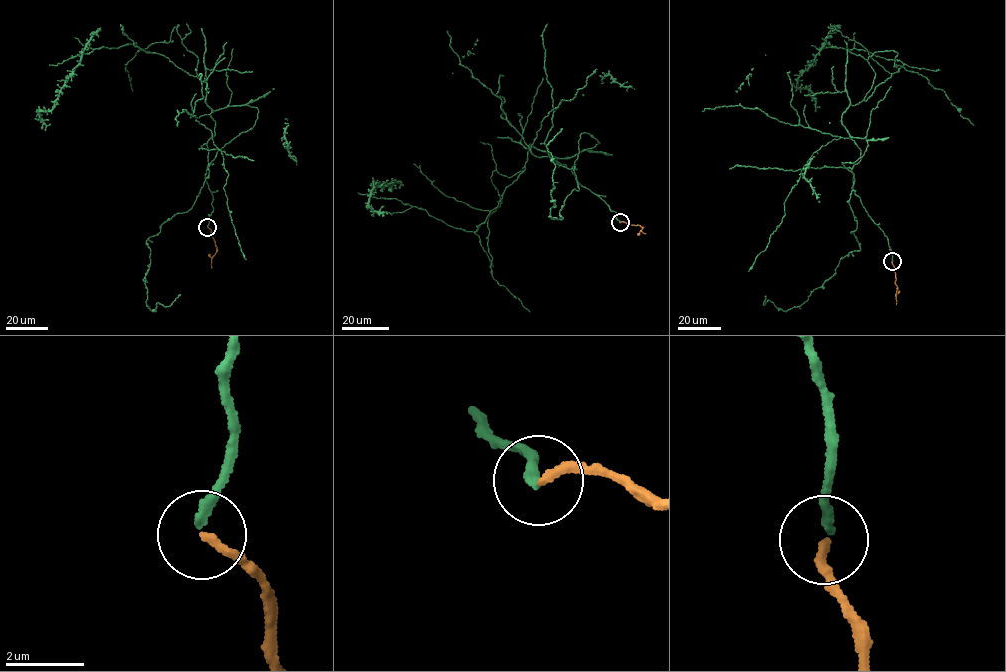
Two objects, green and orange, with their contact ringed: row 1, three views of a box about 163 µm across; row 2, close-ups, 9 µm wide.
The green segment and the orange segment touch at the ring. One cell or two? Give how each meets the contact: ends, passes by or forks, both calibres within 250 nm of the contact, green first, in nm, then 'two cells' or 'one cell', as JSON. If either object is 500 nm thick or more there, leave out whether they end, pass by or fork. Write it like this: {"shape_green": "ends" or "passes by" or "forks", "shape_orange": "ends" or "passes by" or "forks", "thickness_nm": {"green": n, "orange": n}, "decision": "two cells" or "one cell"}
{"shape_green": "ends", "shape_orange": "ends", "thickness_nm": {"green": 220, "orange": 200}, "decision": "one cell"}

